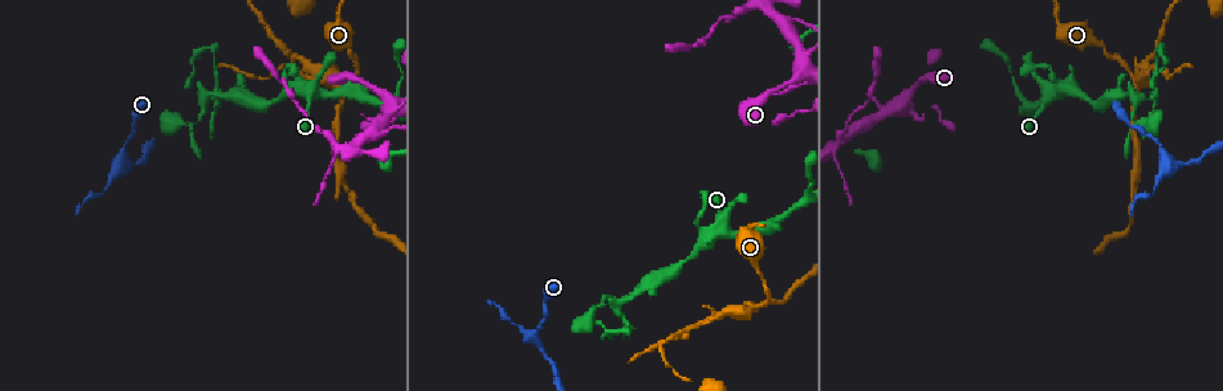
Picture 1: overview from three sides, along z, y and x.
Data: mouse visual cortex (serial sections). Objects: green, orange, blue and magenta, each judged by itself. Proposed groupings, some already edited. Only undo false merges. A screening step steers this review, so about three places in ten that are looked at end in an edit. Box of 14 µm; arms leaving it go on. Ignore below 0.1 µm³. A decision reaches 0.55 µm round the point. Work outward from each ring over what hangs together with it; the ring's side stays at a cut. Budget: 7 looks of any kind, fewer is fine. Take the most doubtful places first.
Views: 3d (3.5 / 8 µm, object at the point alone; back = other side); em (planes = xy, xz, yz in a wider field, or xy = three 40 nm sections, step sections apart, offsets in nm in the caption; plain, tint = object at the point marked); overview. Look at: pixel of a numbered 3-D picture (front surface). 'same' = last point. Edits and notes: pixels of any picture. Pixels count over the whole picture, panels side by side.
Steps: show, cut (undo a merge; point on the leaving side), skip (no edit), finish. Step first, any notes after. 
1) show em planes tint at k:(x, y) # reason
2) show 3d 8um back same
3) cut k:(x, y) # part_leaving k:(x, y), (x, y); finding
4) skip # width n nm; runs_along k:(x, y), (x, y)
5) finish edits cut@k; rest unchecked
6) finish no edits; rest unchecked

show 3d 3.5um back at 1:(1164, 152) # thick turns thin

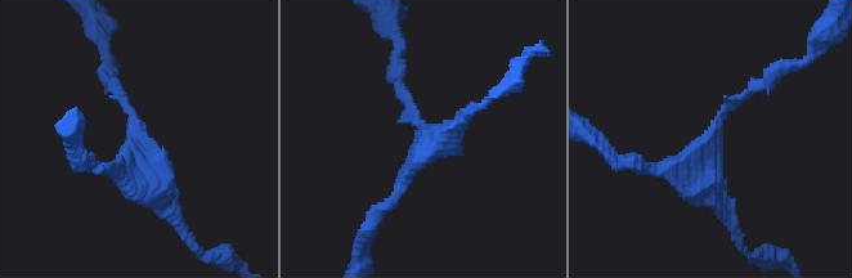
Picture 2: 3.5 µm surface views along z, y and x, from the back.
show em xy step 5 tint at 2:(138, 139) # need the tissue

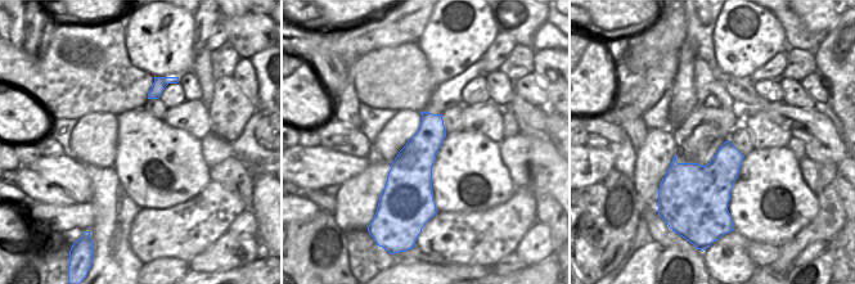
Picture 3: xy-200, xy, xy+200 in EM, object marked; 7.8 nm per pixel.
show em planes tint same # cut it another way

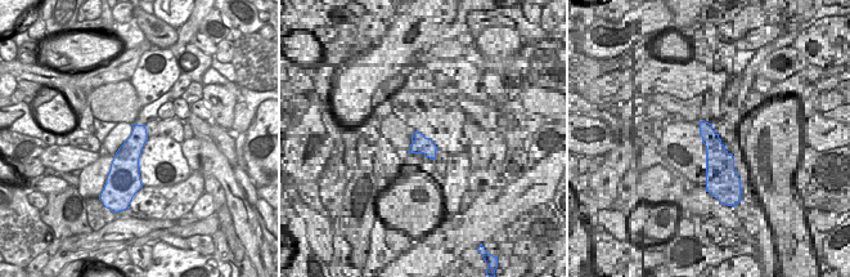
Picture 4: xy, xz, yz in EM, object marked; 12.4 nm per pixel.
skip # runs_along 2:(108, 84), (173, 210); all the same cell

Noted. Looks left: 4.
show 3d 3.5um at 1:(800, 66) # abrupt turn

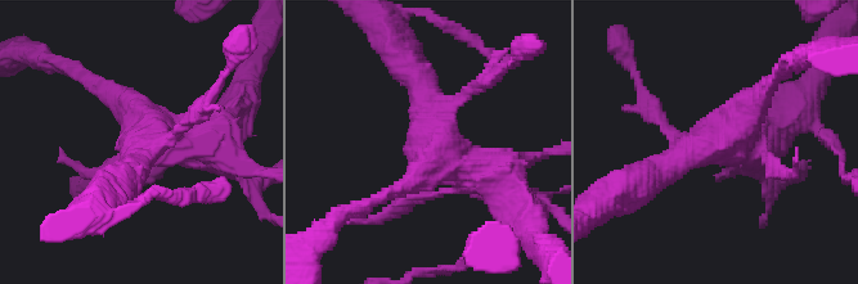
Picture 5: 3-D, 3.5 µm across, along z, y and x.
show em planes tint at 5:(428, 146) # now the EM

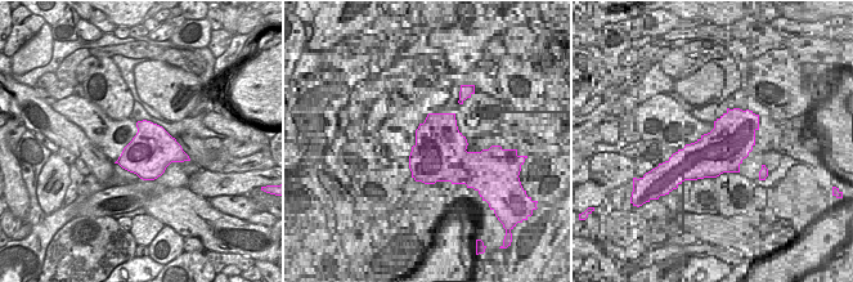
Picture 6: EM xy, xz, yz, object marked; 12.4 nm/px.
skip # runs_along 5:(773, 82), (727, 138), (661, 166); all the same cell

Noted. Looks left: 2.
show 3d 3.5um at 1:(723, 226)

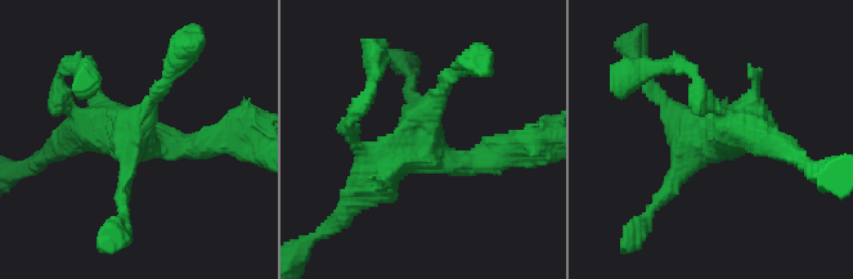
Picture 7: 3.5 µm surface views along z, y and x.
show em xy step 3 tint at 7:(126, 143)

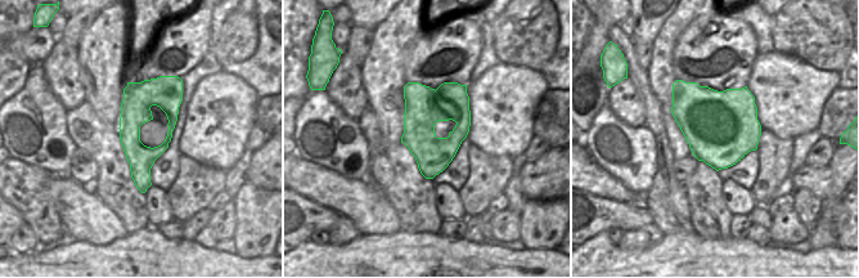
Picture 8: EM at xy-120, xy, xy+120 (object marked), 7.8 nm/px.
skip # runs_along 8:(178, 81), (133, 116), (143, 188); continuous, no second cell

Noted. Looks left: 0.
finish no edits; rest unchecked

